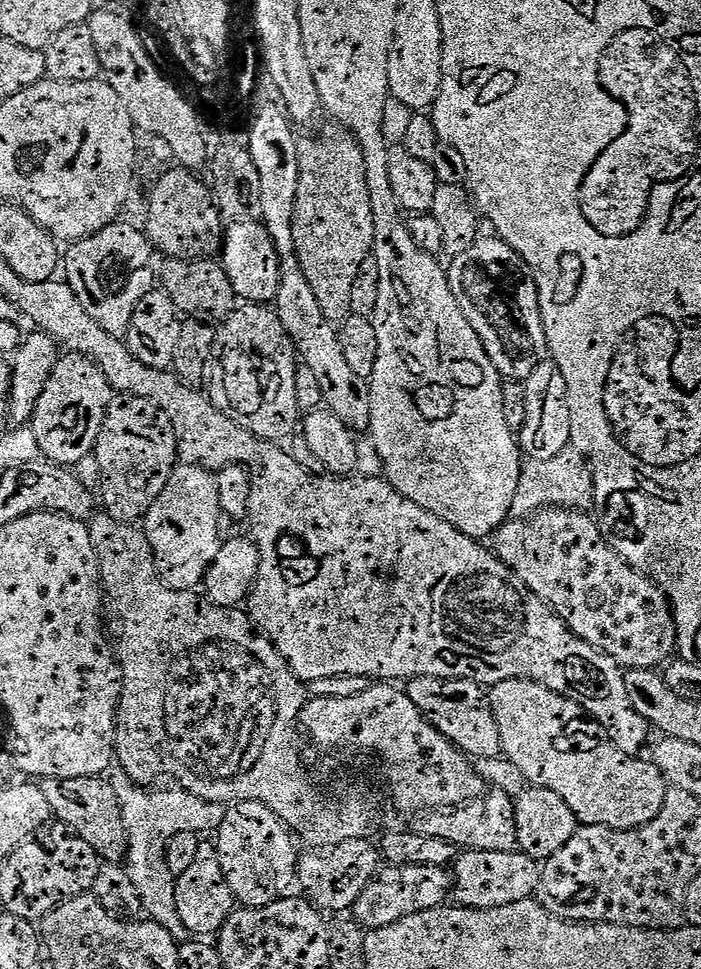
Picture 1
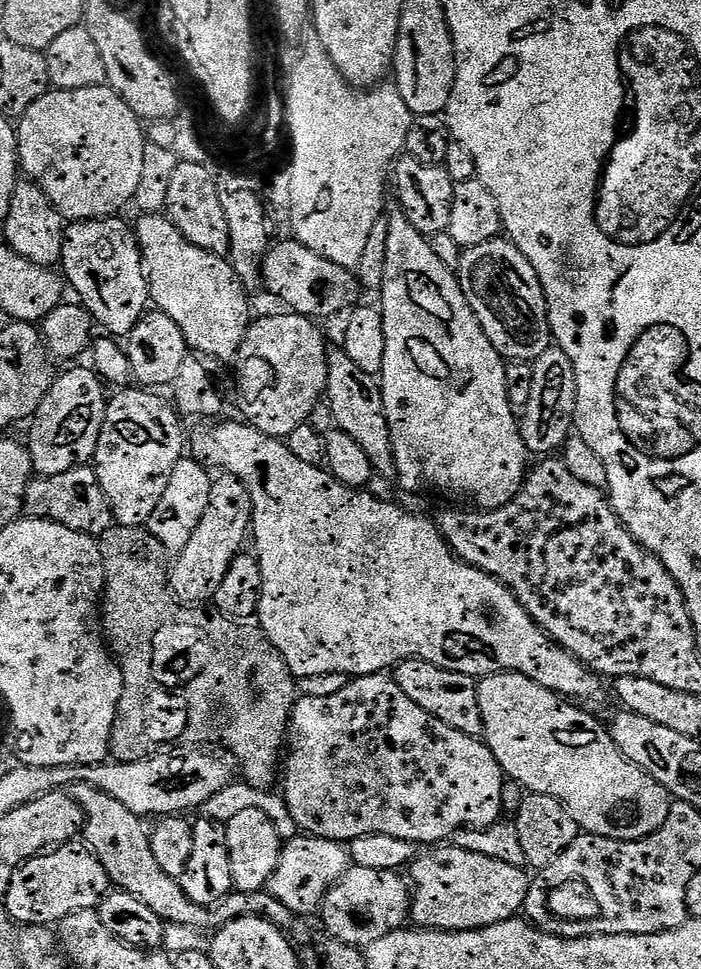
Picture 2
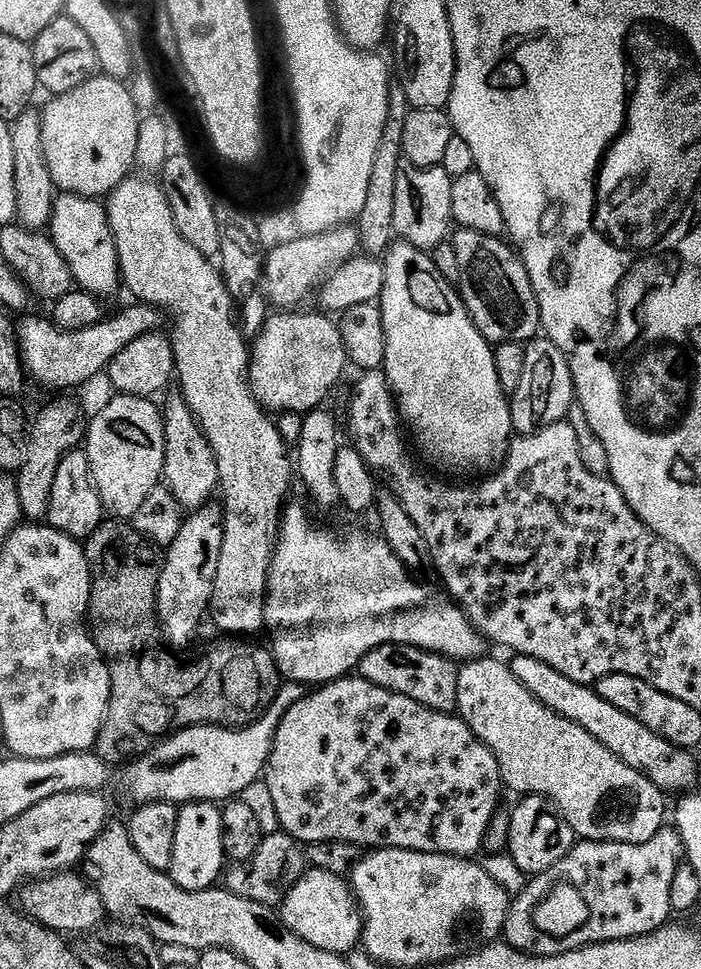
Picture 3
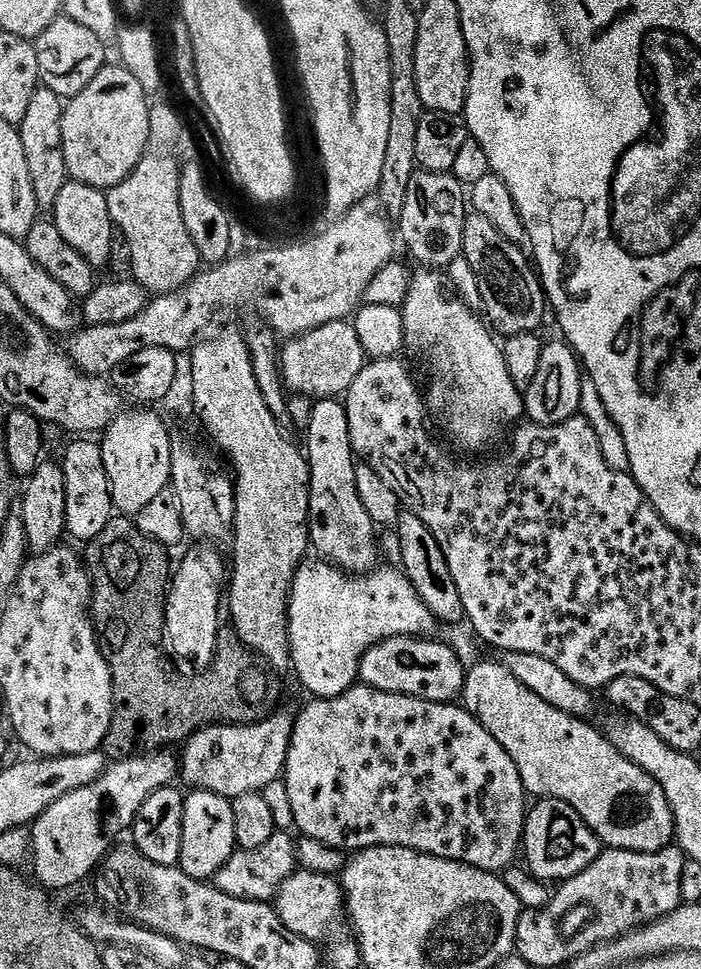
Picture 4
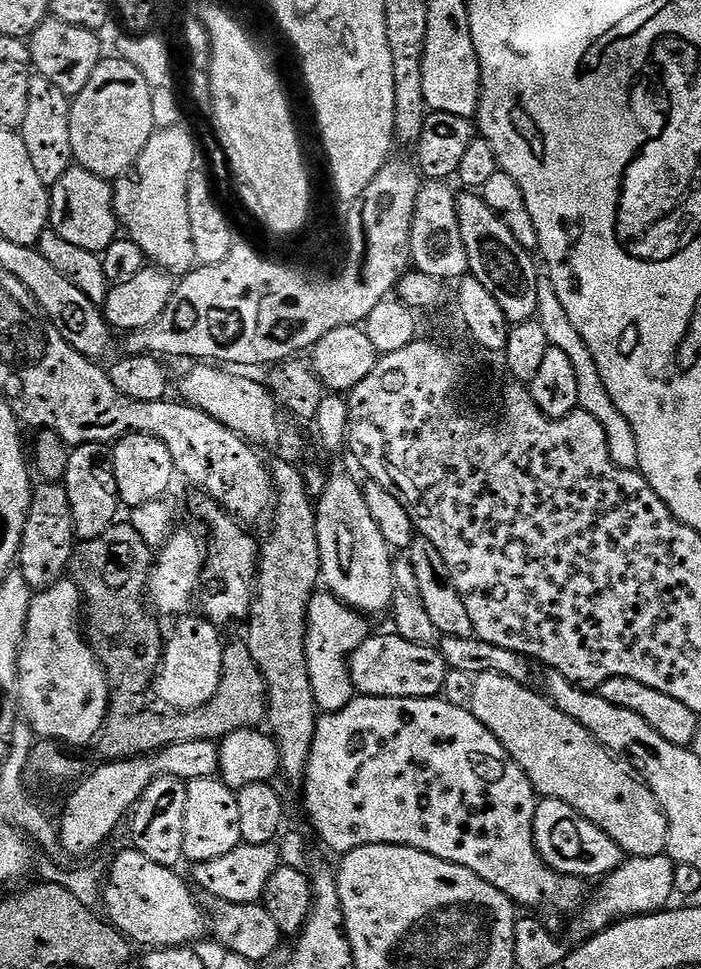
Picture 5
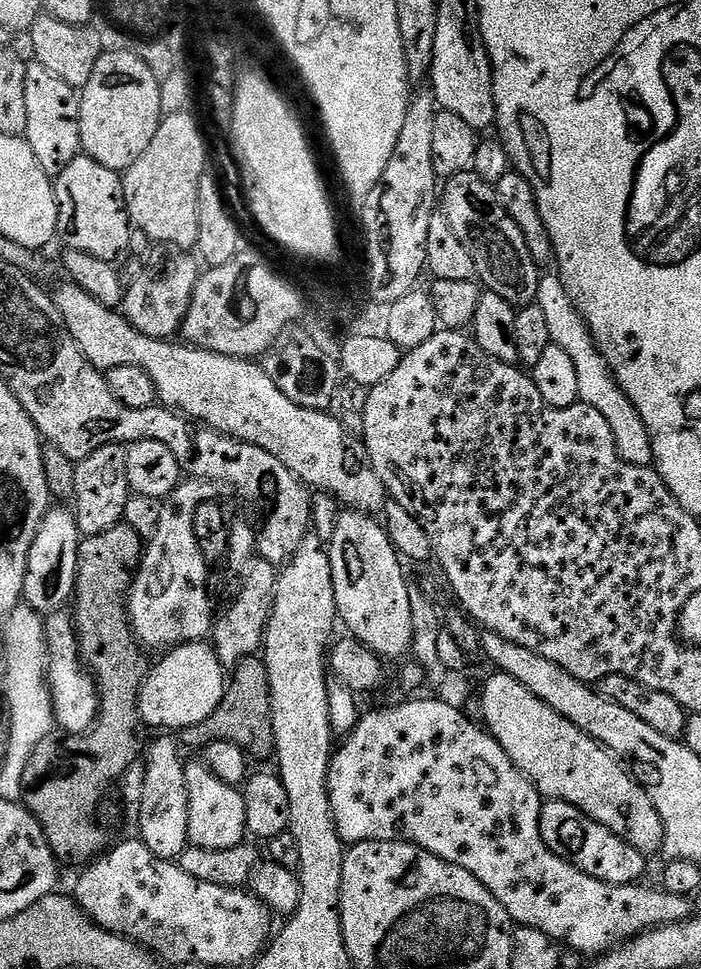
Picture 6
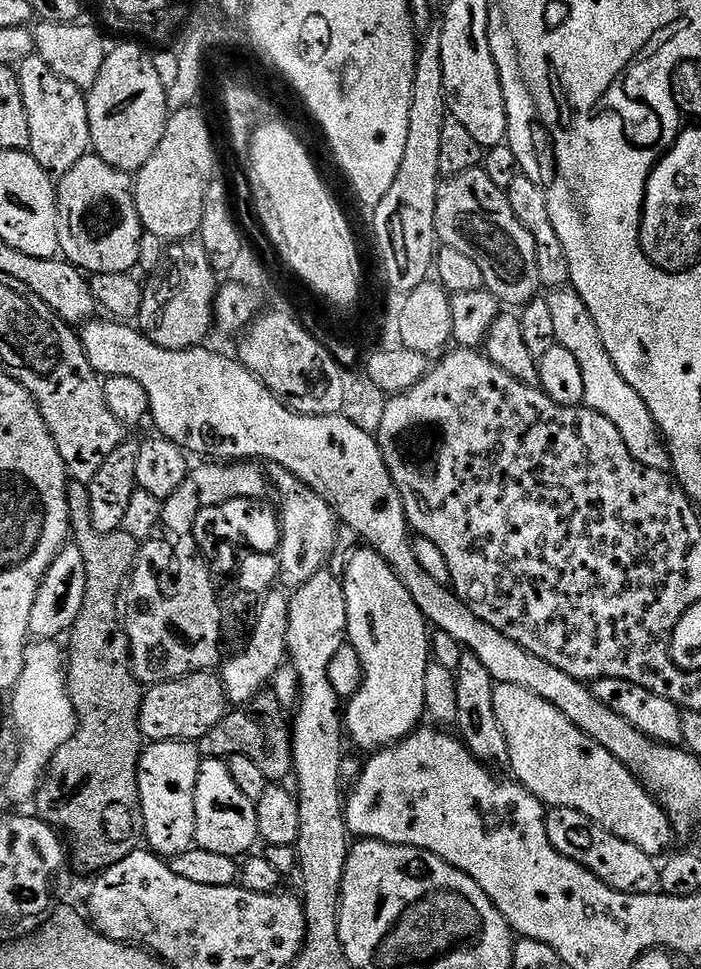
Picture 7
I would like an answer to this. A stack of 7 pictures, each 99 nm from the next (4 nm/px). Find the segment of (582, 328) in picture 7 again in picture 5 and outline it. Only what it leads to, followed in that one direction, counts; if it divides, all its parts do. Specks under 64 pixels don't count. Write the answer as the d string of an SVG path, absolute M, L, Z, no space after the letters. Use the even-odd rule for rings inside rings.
M547 274L541 275L537 279L536 285L538 286L538 310L536 311L536 316L542 326L542 330L546 330L546 338L549 345L562 350L562 354L566 354L566 358L570 358L570 362L574 366L574 374L578 378L579 407L583 411L589 412L594 418L598 418L598 422L606 430L608 449L614 463L620 468L639 469L638 450L630 439L627 427L622 426L622 417L614 406L614 402L610 402L610 394L606 394L606 386L602 382L602 374L598 374L598 366L594 362L586 342L582 342L582 334L578 334L578 330L574 330L574 322L570 322L565 308L562 307L562 302L558 302L558 294L554 290L551 278Z

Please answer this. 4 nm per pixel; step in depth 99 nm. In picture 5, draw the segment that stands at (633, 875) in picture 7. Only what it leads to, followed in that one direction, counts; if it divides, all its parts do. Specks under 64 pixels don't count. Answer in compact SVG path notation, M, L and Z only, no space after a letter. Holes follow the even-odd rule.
M544 798L537 803L534 842L542 859L563 876L603 878L623 864L626 859L626 853L602 829L594 826L585 816L578 814L561 800Z

